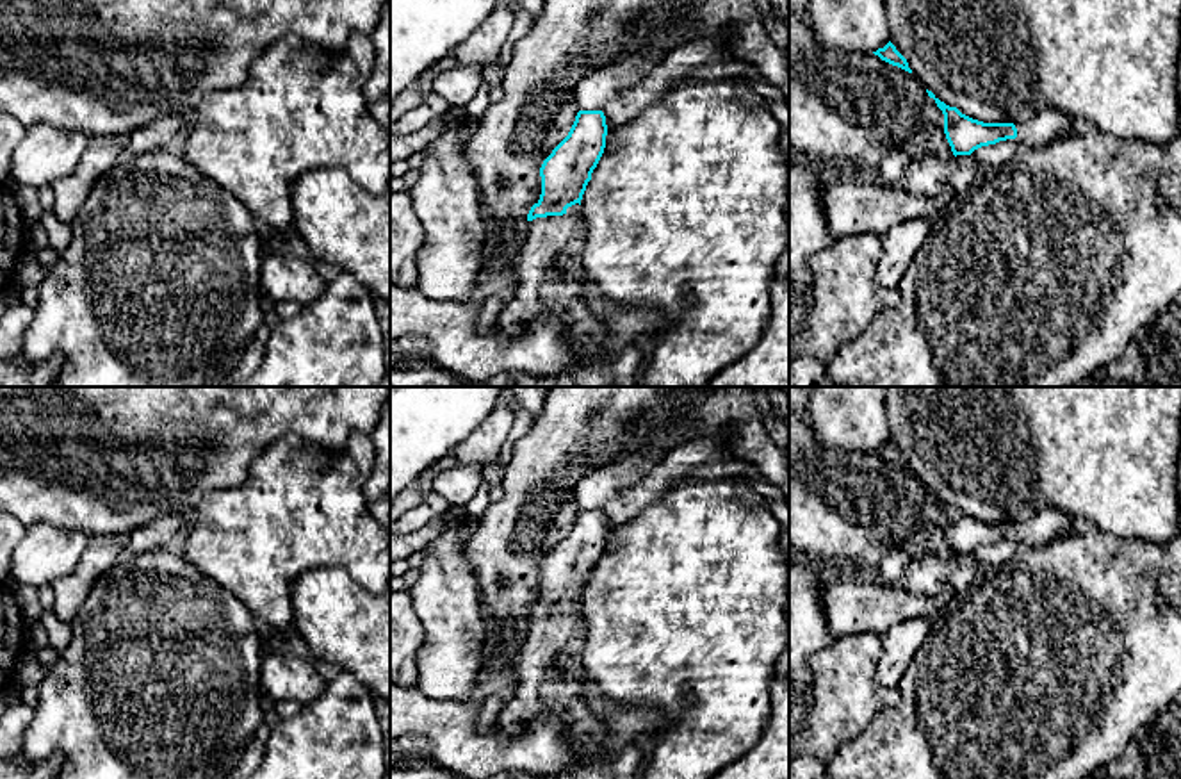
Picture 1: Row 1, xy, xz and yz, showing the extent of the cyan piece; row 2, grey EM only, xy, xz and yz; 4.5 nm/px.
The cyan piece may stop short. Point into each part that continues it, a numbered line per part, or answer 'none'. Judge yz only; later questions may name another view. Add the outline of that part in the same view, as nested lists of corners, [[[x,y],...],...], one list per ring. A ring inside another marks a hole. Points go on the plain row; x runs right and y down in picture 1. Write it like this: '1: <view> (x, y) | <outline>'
1: yz (1048, 524) | [[[1044,508],[1030,521],[1015,524],[1015,538],[1019,545],[1040,549],[1058,538],[1065,528],[1078,529],[1079,526],[1083,524],[1072,519],[1071,515],[1058,510]]]

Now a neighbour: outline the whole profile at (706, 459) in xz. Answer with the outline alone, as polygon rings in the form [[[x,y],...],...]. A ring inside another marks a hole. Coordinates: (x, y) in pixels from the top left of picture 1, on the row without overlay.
[[[720,431],[718,435],[673,444],[643,480],[622,490],[600,508],[607,528],[631,521],[643,508],[657,503],[670,485],[682,480],[716,481],[734,476],[759,480],[759,469],[732,458],[727,442],[729,433]]]

